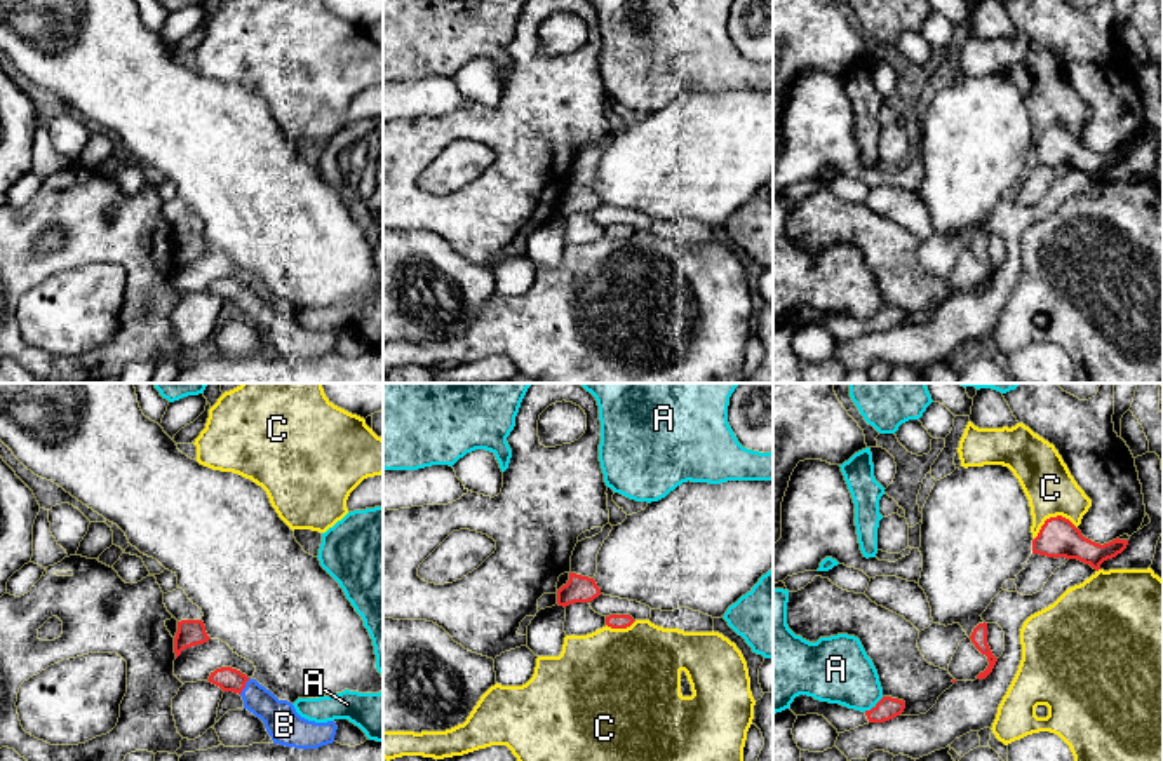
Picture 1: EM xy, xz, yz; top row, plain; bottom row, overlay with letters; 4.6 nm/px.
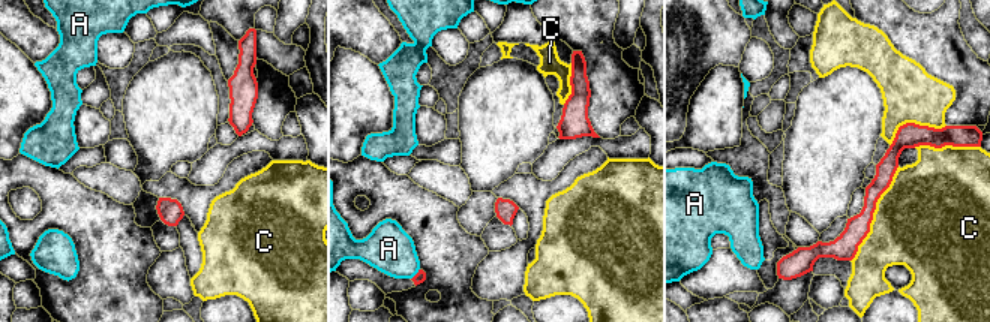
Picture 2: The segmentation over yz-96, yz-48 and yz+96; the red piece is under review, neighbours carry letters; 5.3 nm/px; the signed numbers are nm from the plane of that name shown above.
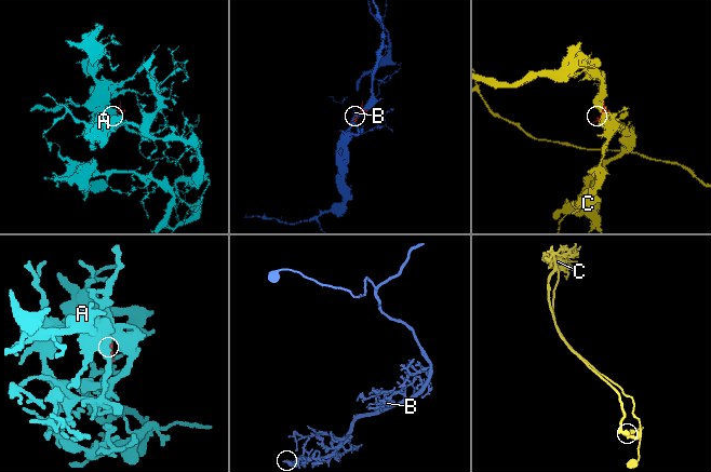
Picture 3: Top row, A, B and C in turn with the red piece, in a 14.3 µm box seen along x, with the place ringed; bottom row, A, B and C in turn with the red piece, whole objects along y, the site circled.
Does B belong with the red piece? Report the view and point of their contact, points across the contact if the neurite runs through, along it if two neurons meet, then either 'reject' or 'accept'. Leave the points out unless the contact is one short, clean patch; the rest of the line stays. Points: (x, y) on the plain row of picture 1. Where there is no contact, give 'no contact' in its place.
contact xy (244, 296); way xy (228, 289), (244, 296), (282, 333); accept

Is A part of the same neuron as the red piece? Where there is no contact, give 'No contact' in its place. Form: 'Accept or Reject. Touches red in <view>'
Reject. Touches red in yz

